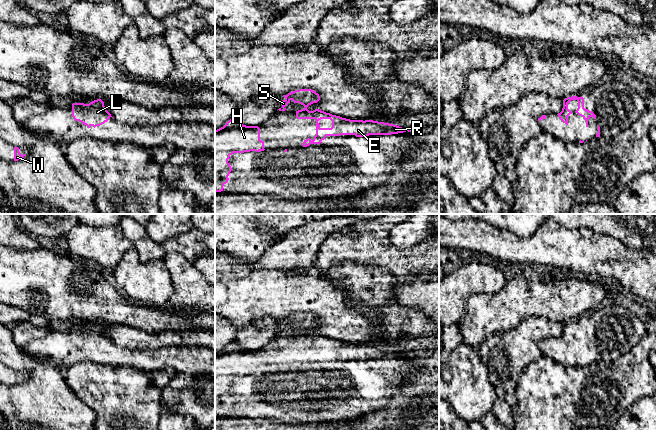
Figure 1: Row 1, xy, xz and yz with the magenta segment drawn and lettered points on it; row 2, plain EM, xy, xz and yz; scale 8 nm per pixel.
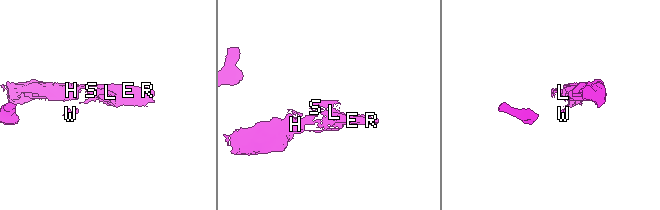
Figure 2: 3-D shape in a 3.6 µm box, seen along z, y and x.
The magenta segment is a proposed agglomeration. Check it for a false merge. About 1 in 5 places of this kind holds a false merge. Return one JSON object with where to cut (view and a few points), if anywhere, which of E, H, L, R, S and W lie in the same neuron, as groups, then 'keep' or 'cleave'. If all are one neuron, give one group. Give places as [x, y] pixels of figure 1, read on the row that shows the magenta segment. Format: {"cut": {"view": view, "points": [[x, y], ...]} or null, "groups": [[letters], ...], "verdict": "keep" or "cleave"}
{"cut": null, "groups": [["E", "H", "L", "R", "S", "W"]], "verdict": "keep"}

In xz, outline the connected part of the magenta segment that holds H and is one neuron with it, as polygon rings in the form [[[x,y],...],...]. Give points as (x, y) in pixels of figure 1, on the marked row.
[[[232,117],[225,125],[215,130],[215,192],[223,191],[232,170],[228,163],[233,153],[264,151],[258,126],[243,125]]]

